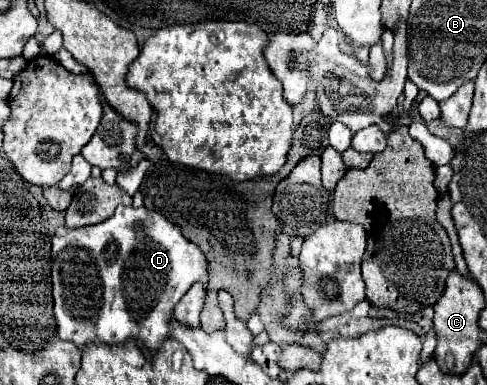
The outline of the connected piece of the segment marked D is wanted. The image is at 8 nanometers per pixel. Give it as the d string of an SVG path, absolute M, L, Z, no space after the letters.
M119 205L109 219L97 225L79 229L59 227L51 241L51 259L53 313L57 323L57 337L75 343L79 351L91 343L121 345L133 339L143 349L143 355L151 359L163 347L163 341L171 337L169 321L175 305L189 291L191 285L201 283L203 287L207 287L209 281L209 267L205 255L179 233L177 225L171 225L163 215L145 207L135 209Z

